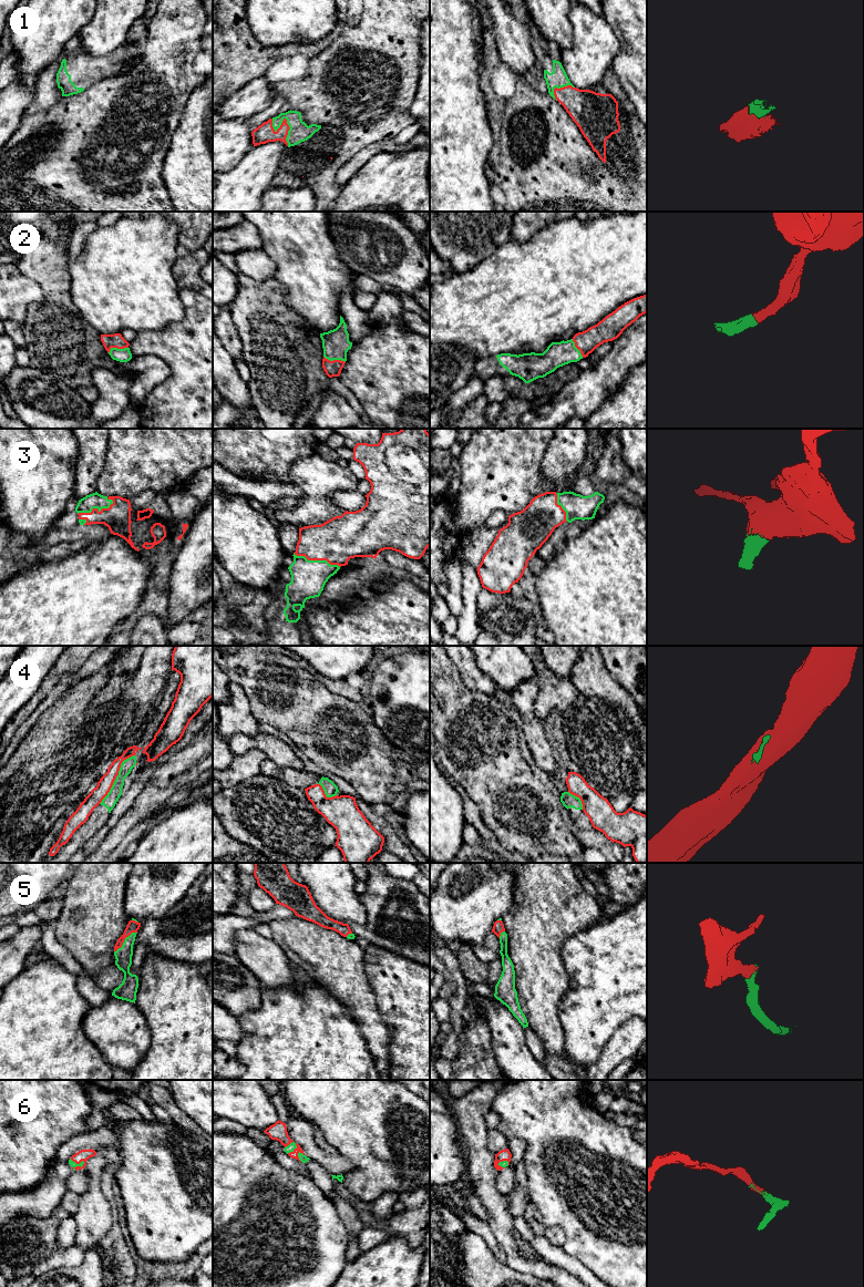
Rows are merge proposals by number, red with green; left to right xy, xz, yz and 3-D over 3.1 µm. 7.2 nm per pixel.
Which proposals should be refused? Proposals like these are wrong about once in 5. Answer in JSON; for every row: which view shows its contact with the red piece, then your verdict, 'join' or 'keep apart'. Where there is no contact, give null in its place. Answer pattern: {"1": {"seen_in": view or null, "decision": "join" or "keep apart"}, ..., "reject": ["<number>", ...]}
{"1": {"seen_in": "xz", "decision": "join"}, "2": {"seen_in": "xy", "decision": "join"}, "3": {"seen_in": "xy", "decision": "join"}, "4": {"seen_in": "xy", "decision": "keep apart"}, "5": {"seen_in": "xy", "decision": "join"}, "6": {"seen_in": "xz", "decision": "join"}, "reject": ["4"]}

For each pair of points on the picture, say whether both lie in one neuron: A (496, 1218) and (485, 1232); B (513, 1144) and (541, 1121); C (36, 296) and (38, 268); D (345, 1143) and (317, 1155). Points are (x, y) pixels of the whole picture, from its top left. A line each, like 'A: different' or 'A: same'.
A: different
B: different
C: different
D: different

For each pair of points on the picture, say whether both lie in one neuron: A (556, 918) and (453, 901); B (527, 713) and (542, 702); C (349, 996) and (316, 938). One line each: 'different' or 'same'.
A: different
B: different
C: same

